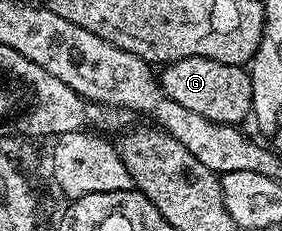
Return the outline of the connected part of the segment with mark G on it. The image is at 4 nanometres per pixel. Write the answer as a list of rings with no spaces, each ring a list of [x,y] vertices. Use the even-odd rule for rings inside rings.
[[[192,56],[163,65],[160,70],[160,85],[168,97],[176,100],[176,104],[213,122],[242,124],[246,117],[251,117],[252,84],[249,73],[242,66],[230,66],[219,60]]]

